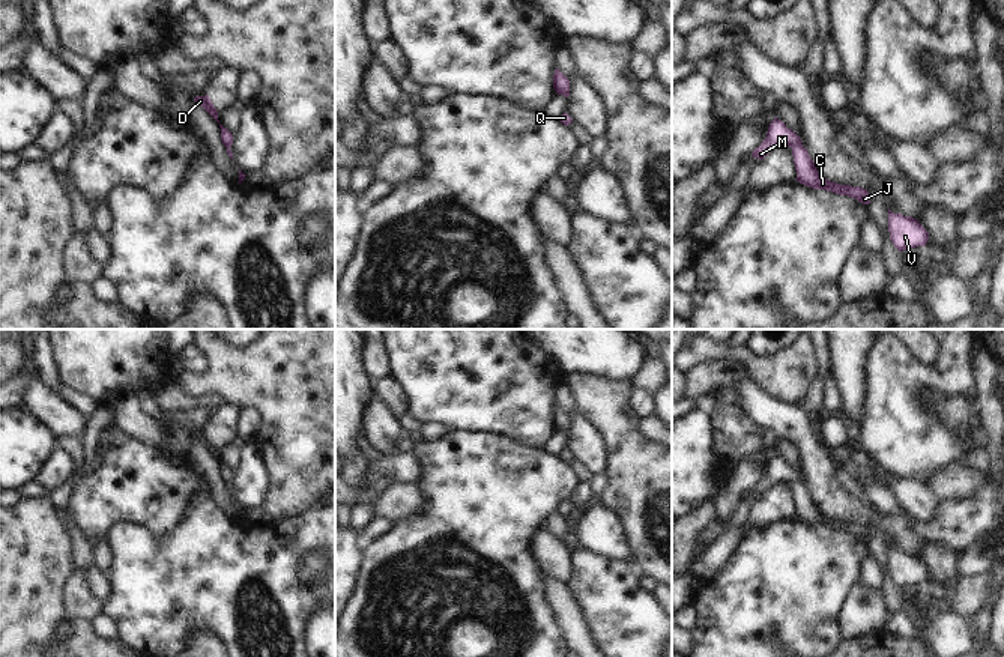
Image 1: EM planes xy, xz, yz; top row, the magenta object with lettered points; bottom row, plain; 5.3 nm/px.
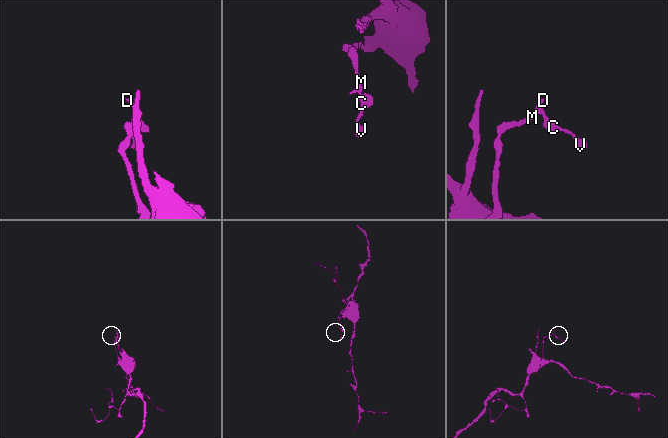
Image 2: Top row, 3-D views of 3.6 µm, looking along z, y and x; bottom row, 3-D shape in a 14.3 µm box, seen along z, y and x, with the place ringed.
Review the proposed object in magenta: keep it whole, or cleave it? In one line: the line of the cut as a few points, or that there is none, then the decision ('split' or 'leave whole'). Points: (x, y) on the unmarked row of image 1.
no cut; leave whole

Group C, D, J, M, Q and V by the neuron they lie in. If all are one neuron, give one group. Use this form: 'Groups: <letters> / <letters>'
Groups: C D J M Q V

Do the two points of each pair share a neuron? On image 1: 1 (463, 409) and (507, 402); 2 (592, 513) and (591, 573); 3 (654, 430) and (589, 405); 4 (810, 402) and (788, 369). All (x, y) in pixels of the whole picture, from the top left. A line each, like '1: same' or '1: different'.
1: same
2: different
3: different
4: different

